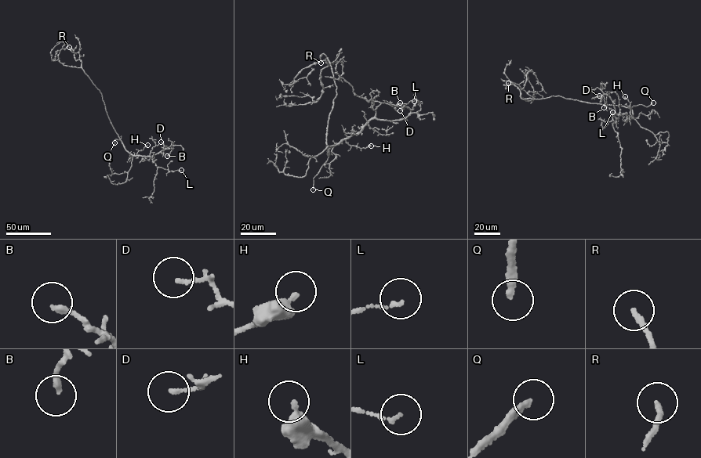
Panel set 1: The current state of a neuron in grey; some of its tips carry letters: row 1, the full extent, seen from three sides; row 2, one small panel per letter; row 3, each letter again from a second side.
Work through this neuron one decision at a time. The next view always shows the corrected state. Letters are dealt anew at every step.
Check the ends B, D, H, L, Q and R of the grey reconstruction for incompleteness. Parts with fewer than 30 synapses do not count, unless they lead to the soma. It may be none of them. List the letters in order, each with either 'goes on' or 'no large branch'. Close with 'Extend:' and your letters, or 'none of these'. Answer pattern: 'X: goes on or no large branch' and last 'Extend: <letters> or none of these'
B: no large branch
D: no large branch
H: no large branch
L: no large branch
Q: goes on
R: no large branch
Extend: Q

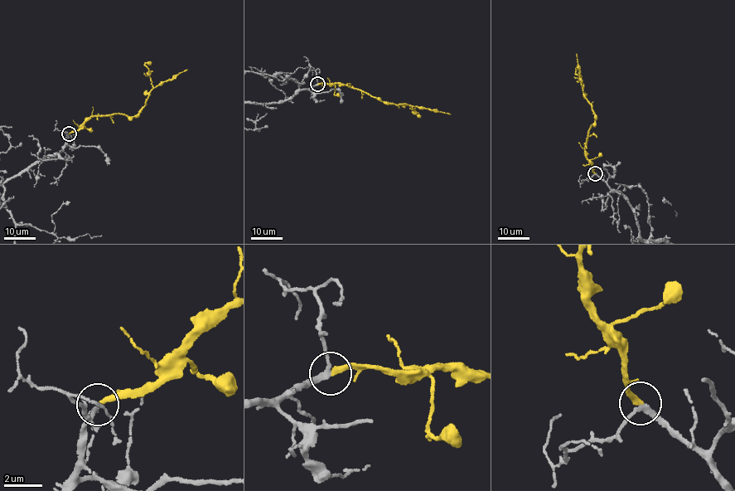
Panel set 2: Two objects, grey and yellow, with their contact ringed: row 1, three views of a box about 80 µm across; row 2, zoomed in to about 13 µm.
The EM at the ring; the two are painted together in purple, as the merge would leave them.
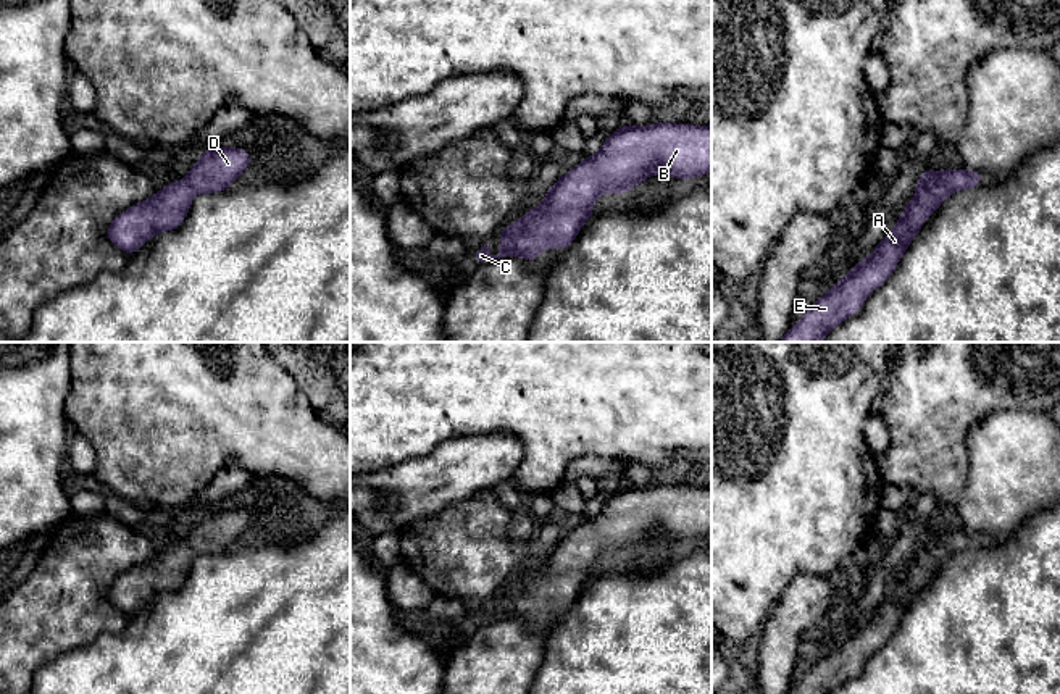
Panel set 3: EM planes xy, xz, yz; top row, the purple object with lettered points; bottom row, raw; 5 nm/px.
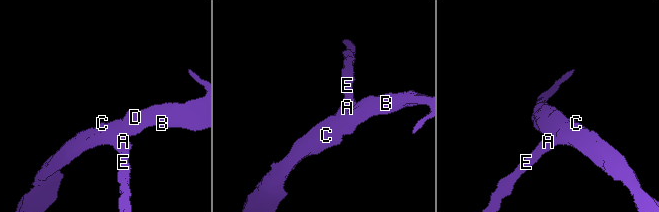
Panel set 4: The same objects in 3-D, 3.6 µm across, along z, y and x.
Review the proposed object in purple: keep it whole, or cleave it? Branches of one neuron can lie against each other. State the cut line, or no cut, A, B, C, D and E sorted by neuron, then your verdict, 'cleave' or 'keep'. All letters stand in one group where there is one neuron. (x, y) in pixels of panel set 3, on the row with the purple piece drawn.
no cut; A B C D E; keep

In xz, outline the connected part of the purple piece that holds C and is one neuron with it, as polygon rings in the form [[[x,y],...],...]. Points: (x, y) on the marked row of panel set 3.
[[[655,123],[639,128],[624,124],[605,139],[595,155],[584,158],[545,190],[547,199],[540,205],[526,211],[508,228],[499,229],[502,244],[497,255],[489,253],[489,244],[474,255],[479,261],[523,257],[534,263],[534,258],[544,253],[549,245],[552,249],[566,249],[574,242],[579,229],[594,213],[594,202],[602,194],[615,192],[623,195],[652,174],[691,179],[705,173],[712,173],[712,126]]]

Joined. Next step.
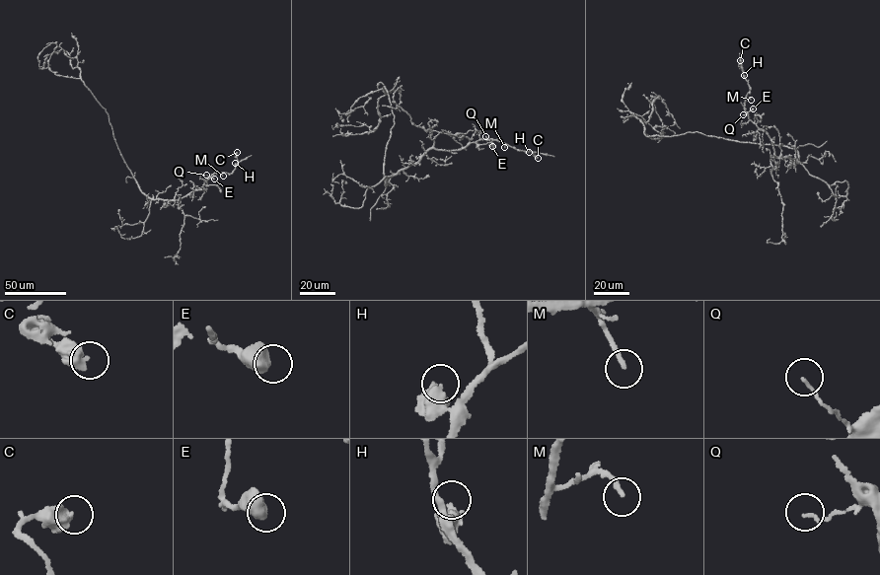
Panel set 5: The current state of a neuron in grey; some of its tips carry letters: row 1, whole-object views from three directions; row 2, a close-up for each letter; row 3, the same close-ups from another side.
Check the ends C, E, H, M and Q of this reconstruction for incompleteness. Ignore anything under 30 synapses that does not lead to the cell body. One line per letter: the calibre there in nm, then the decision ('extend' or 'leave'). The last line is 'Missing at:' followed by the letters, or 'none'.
C: 600 nm | leave
E: 650 nm | leave
H: 480 nm | leave
M: 170 nm | leave
Q: 90 nm | leave
Missing at: none

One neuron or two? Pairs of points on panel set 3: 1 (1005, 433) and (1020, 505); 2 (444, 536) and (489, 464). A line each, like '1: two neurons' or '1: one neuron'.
1: one neuron
2: two neurons

